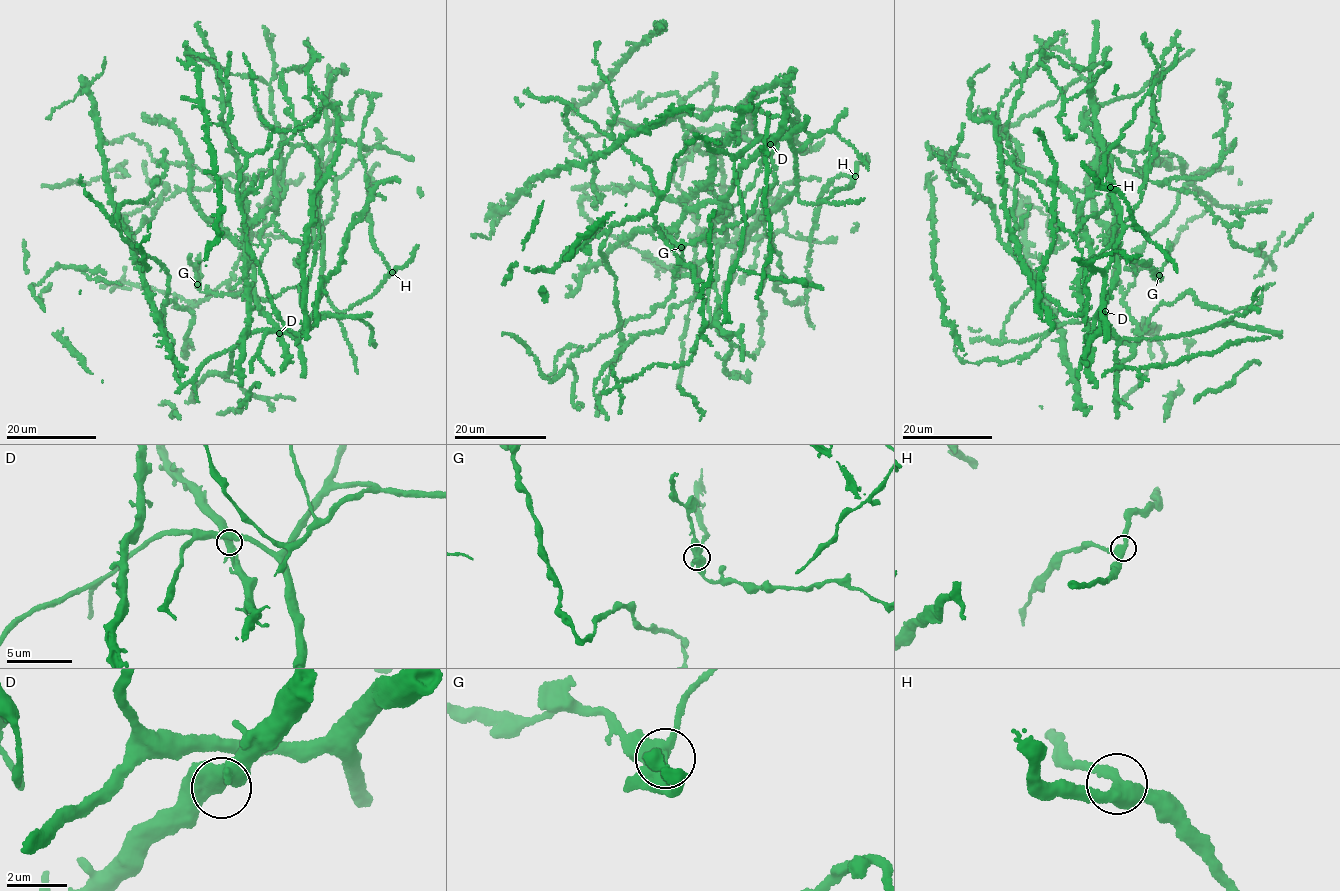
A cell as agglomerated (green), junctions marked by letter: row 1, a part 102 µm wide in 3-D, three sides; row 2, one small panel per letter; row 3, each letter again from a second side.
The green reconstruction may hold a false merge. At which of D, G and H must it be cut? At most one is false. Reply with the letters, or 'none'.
G

